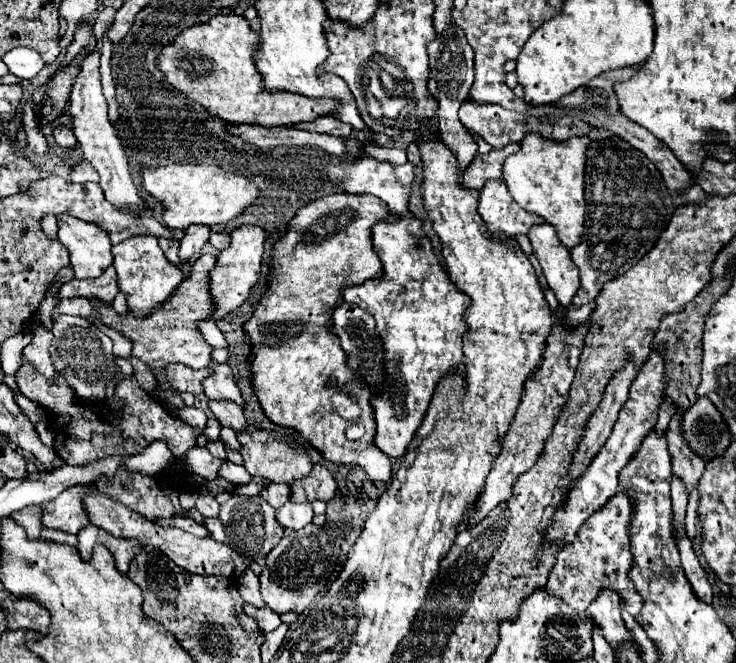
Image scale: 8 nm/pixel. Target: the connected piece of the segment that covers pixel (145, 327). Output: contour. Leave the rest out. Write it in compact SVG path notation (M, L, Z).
M212 254L200 256L192 268L188 278L172 292L172 296L160 304L154 312L148 316L134 316L134 312L118 314L110 304L104 304L100 300L92 300L96 318L108 326L124 334L132 342L132 356L140 358L150 368L164 368L168 364L184 364L188 368L206 368L210 364L210 352L212 346L202 338L198 330L198 322L208 318L212 312L210 306L210 268L214 268L216 258Z

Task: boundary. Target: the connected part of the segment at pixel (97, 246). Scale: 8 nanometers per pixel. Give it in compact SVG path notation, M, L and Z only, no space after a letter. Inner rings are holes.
M68 214L58 218L58 240L70 250L70 266L76 278L98 278L110 264L110 236L96 224L86 224Z

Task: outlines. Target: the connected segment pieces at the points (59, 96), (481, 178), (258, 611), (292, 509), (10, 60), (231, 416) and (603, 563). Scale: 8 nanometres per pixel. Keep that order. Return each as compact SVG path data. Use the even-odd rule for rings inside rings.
M82 52L74 58L74 62L68 68L60 68L52 80L48 82L48 98L40 108L42 120L56 120L60 112L68 106L70 100L70 88L74 84L74 76L78 74L78 60L82 60Z
M508 144L506 148L490 150L488 154L478 154L474 158L474 164L470 164L470 168L466 168L466 172L462 176L462 186L480 192L488 180L502 178L502 164L504 164L506 156L518 152L518 148L520 148L520 144Z
M244 604L244 612L260 622L260 630L262 630L262 632L272 632L274 628L280 626L280 616L278 616L278 614L272 614L266 606L256 608L256 606L252 606L252 604Z
M286 502L278 512L276 512L276 520L288 528L288 530L300 530L306 524L312 522L312 506L310 504L294 504L294 502Z
M24 46L10 50L2 60L8 66L10 74L22 80L34 78L44 68L44 60L40 58L40 54L34 48L24 48Z
M208 400L208 408L221 426L230 426L236 432L246 430L246 418L242 408L232 400Z
M624 492L612 496L600 510L596 510L578 530L576 540L558 552L556 564L550 570L544 590L550 596L564 600L576 610L586 610L602 590L614 590L626 604L626 610L636 616L642 610L642 598L636 592L628 572L634 566L630 552L630 500Z

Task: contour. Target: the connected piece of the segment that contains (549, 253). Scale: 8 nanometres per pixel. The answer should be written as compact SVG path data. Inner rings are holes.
M538 224L530 228L528 238L534 248L534 256L538 258L544 276L548 280L548 286L556 294L558 302L566 308L576 290L578 290L578 268L570 260L570 252L562 248L562 242L558 240L554 228L550 224Z

